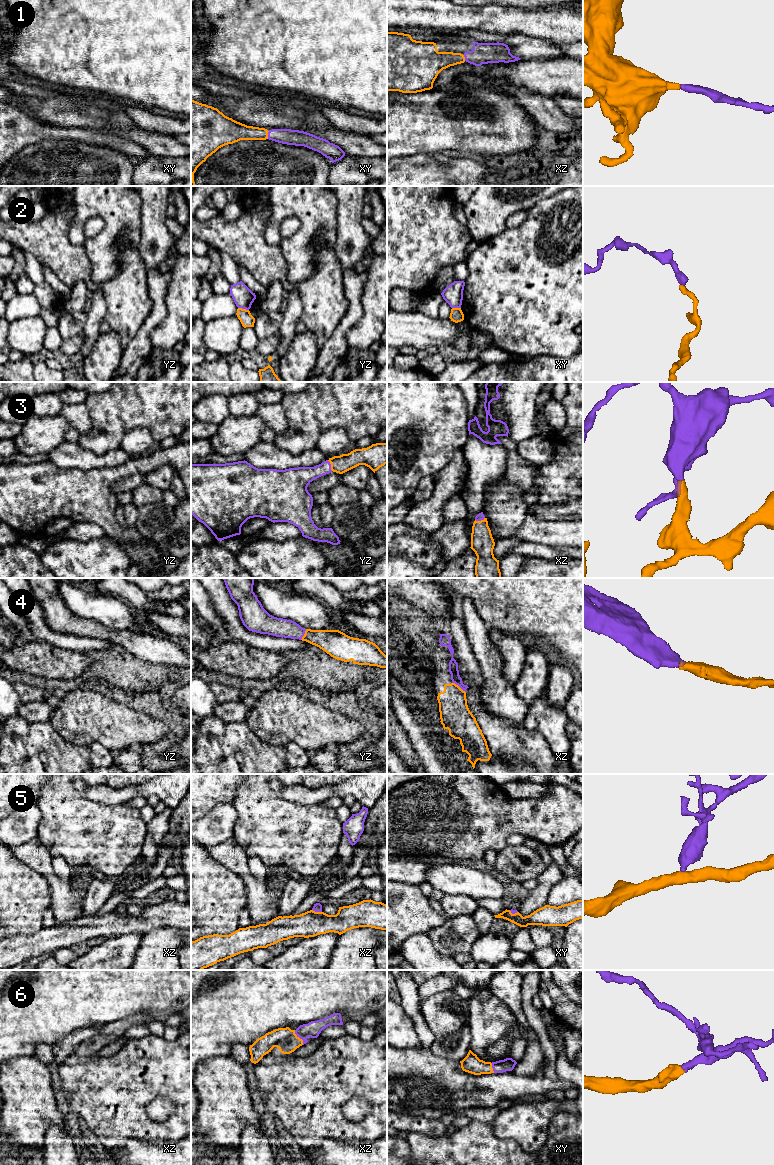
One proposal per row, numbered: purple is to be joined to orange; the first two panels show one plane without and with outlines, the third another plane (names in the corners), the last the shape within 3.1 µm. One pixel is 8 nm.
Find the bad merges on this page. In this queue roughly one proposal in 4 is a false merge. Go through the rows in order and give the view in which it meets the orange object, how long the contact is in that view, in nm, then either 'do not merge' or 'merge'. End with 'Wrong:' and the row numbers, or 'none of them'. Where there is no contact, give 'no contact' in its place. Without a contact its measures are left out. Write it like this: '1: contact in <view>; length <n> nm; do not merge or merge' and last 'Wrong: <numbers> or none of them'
1: contact in xy; length 70 nm; merge
2: contact in yz; length 90 nm; do not merge
3: contact in yz; length 100 nm; merge
4: contact in xz; length 130 nm; merge
5: contact in xz; length 80 nm; do not merge
6: contact in xz; length 140 nm; merge
Wrong: 2, 5

